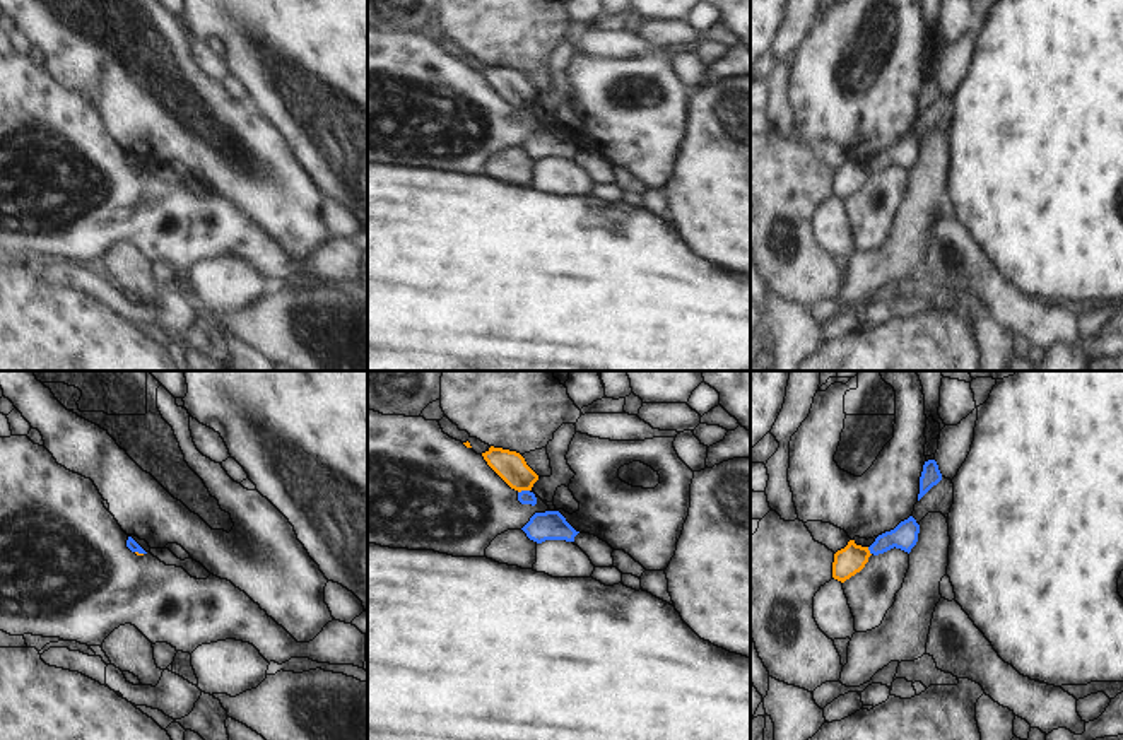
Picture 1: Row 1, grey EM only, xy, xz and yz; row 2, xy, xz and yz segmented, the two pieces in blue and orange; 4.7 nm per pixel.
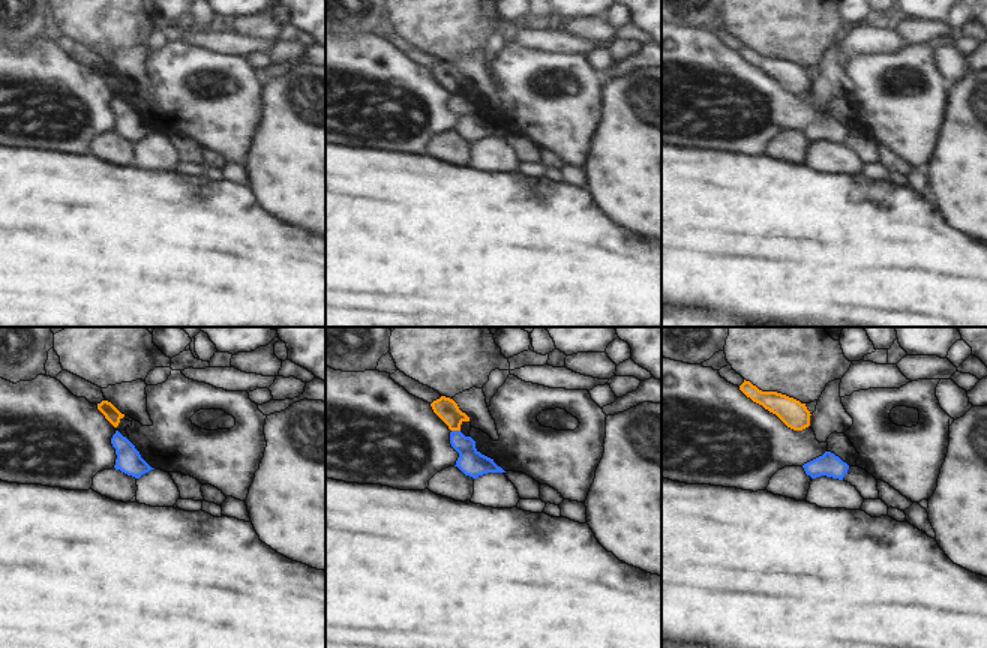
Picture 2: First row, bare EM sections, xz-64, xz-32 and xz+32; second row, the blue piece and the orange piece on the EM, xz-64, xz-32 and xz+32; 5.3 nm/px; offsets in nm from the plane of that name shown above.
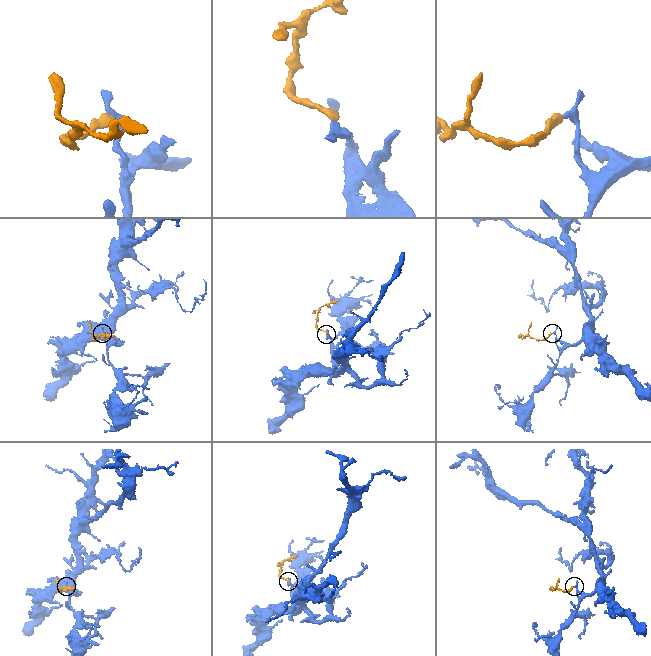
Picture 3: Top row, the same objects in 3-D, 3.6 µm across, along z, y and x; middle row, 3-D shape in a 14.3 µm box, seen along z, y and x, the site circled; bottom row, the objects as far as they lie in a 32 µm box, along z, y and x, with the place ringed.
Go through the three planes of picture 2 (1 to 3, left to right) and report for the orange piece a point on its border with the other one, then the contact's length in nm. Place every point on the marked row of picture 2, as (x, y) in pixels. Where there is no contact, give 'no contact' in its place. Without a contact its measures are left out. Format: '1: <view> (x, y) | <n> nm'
1: no contact
2: xz-32 (456, 431) | 50 nm
3: no contact

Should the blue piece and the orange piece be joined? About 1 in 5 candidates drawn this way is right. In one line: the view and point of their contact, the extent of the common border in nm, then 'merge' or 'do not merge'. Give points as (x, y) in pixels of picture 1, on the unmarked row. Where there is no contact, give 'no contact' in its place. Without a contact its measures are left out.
meets blue in xz at (523, 108); contact 60 nm long; do not merge

